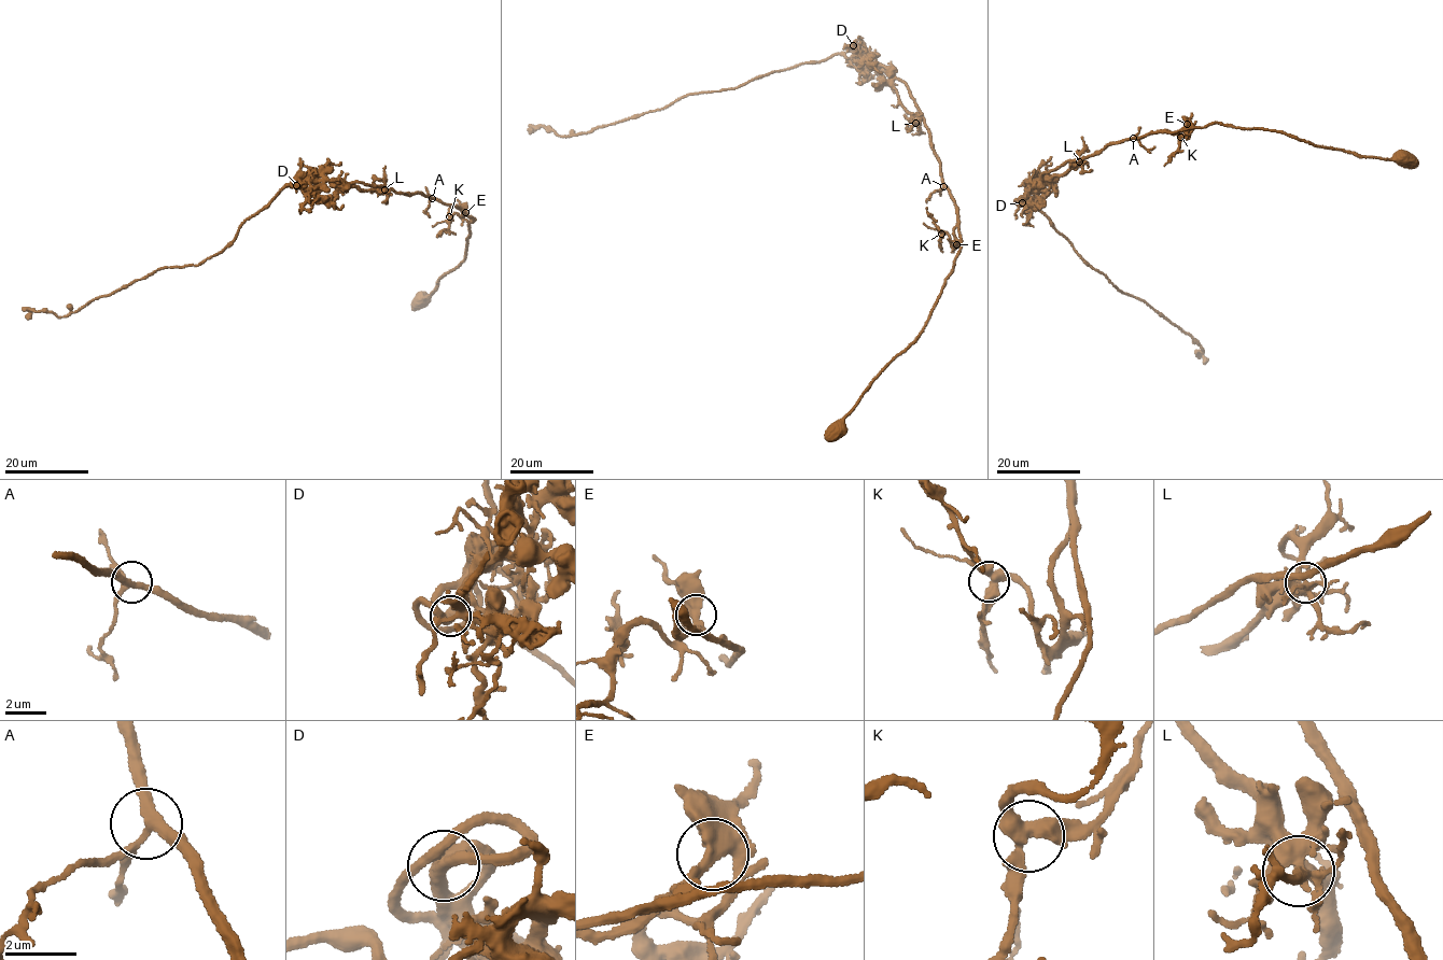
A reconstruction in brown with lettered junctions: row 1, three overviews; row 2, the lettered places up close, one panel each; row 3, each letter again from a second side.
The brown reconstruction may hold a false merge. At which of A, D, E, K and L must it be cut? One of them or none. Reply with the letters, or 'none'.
none

